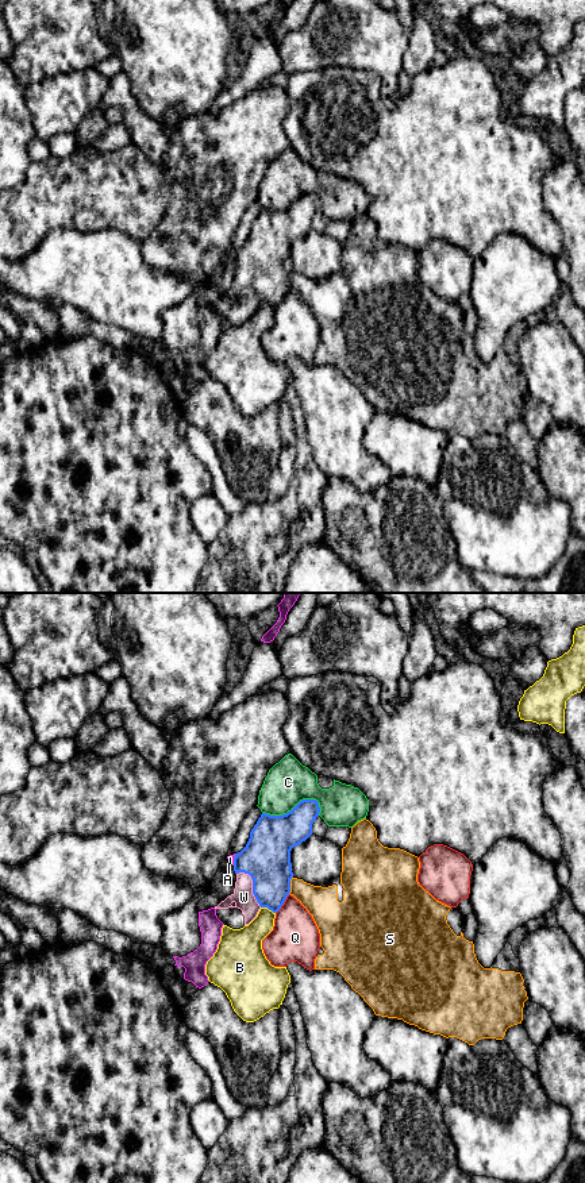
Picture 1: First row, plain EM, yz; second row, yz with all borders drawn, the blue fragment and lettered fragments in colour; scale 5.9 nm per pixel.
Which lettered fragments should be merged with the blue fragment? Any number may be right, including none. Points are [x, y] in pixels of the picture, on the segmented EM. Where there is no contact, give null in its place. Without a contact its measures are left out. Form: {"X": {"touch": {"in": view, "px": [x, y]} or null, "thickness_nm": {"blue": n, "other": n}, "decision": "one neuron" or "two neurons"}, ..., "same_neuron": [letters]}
{"A": {"touch": {"in": "yz", "px": [234, 859]}, "thickness_nm": {"blue": 280, "other": 40}, "decision": "two neurons"}, "B": {"touch": {"in": "yz", "px": [268, 908]}, "thickness_nm": {"blue": 260, "other": 190}, "decision": "two neurons"}, "C": {"touch": {"in": "yz", "px": [293, 808]}, "thickness_nm": {"blue": 260, "other": 260}, "decision": "two neurons"}, "Q": {"touch": {"in": "yz", "px": [283, 904]}, "thickness_nm": {"blue": 260, "other": 280}, "decision": "two neurons"}, "S": {"touch": {"in": "yz", "px": [289, 885]}, "thickness_nm": {"blue": 280, "other": 190}, "decision": "two neurons"}, "W": {"touch": {"in": "yz", "px": [253, 885]}, "thickness_nm": {"blue": 280, "other": 120}, "decision": "one neuron"}, "same_neuron": ["W"]}

